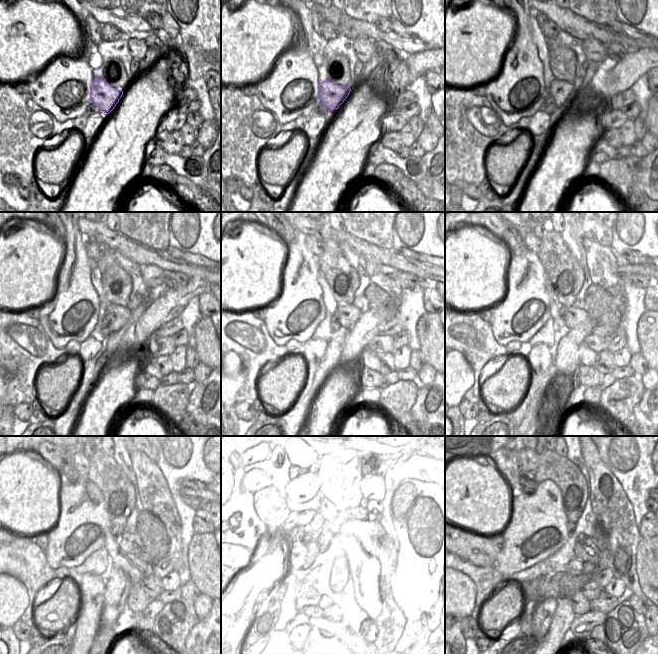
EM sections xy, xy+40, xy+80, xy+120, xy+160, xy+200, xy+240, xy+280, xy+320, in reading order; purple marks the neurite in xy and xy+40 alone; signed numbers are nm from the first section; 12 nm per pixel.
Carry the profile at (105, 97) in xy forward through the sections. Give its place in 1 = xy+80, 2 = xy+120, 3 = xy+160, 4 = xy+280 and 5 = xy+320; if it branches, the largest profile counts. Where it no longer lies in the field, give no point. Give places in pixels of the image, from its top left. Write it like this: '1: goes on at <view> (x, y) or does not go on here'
1: goes on at xy+80 (564, 93)
2: goes on at xy+120 (120, 316)
3: goes on at xy+160 (347, 315)
4: goes on at xy+280 (356, 545)
5: goes on at xy+320 (585, 550)

